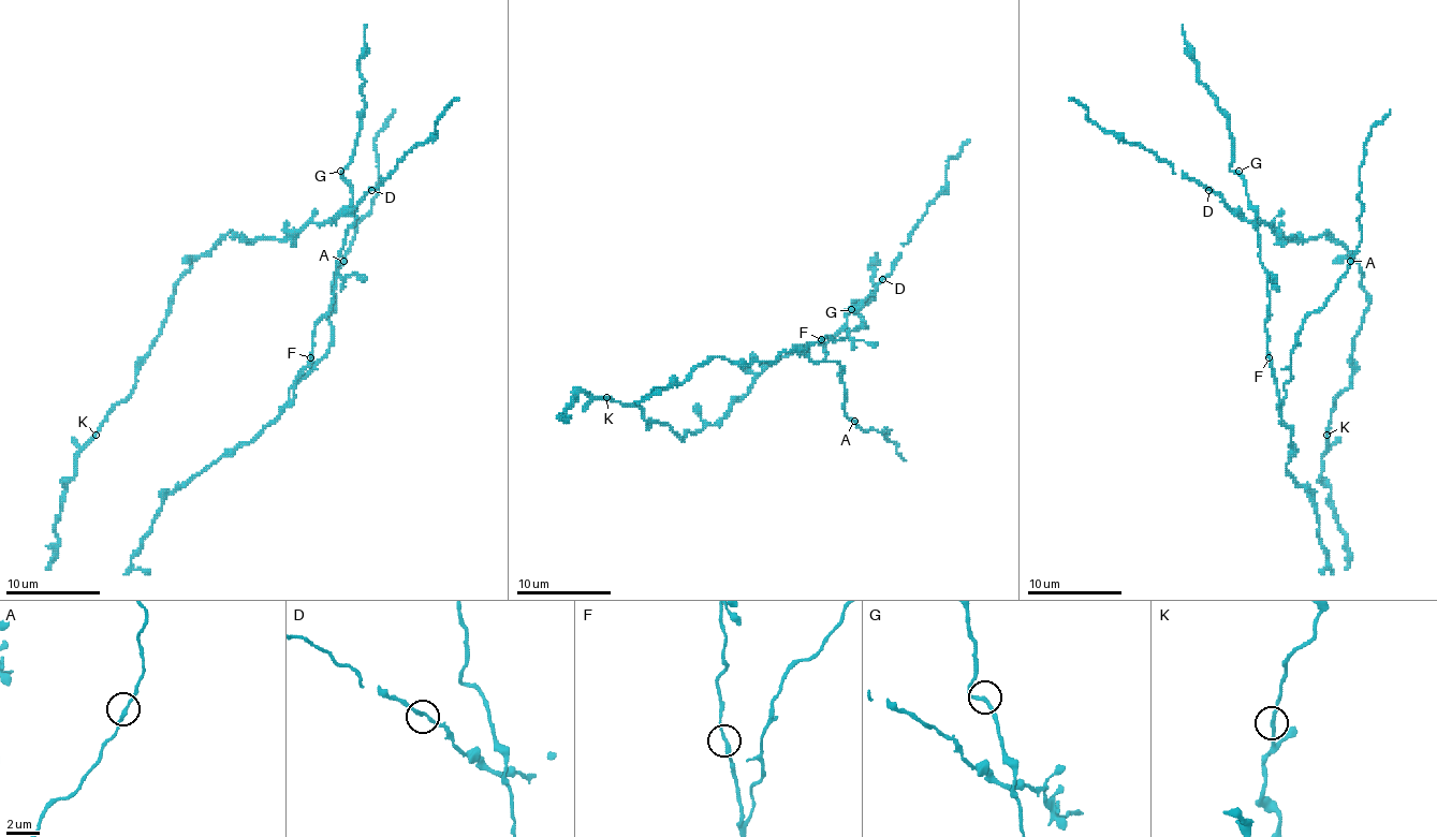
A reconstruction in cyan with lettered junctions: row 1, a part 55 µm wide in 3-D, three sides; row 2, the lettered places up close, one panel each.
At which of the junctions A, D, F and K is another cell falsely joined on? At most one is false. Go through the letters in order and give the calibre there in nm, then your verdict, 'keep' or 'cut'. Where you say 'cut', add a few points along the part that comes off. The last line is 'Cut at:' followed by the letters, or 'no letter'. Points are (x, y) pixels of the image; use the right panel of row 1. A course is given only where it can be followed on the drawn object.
A: 200 nm thick; keep
D: 200 nm thick; keep
F: 220 nm thick; keep
K: 220 nm thick; keep
Cut at: no letter

